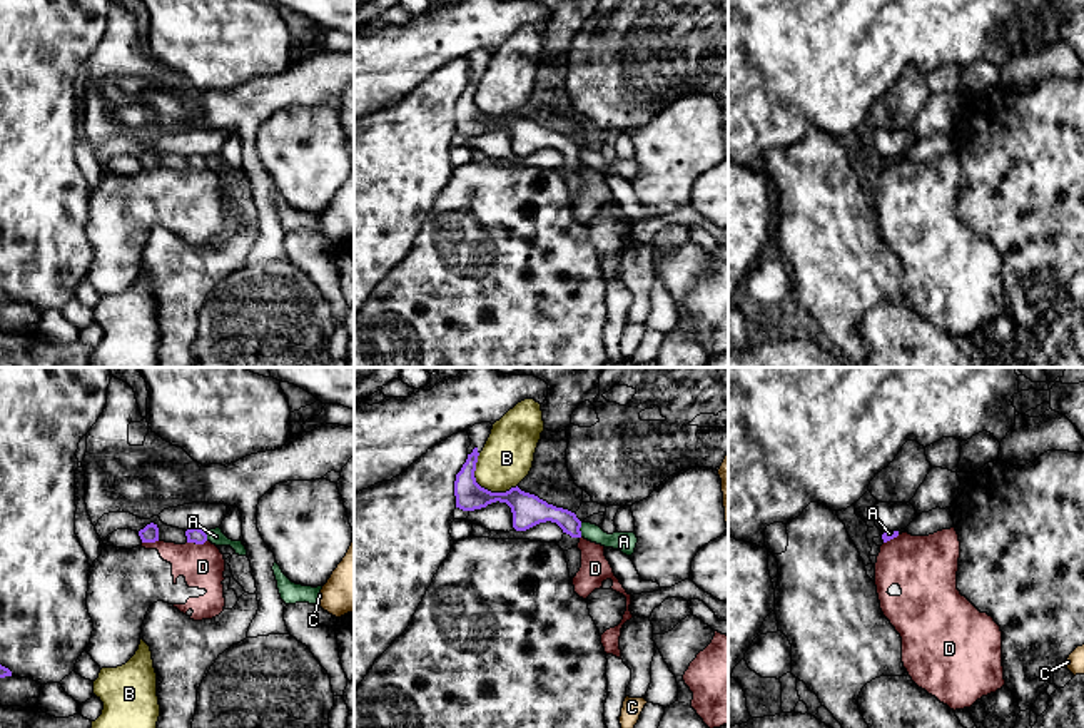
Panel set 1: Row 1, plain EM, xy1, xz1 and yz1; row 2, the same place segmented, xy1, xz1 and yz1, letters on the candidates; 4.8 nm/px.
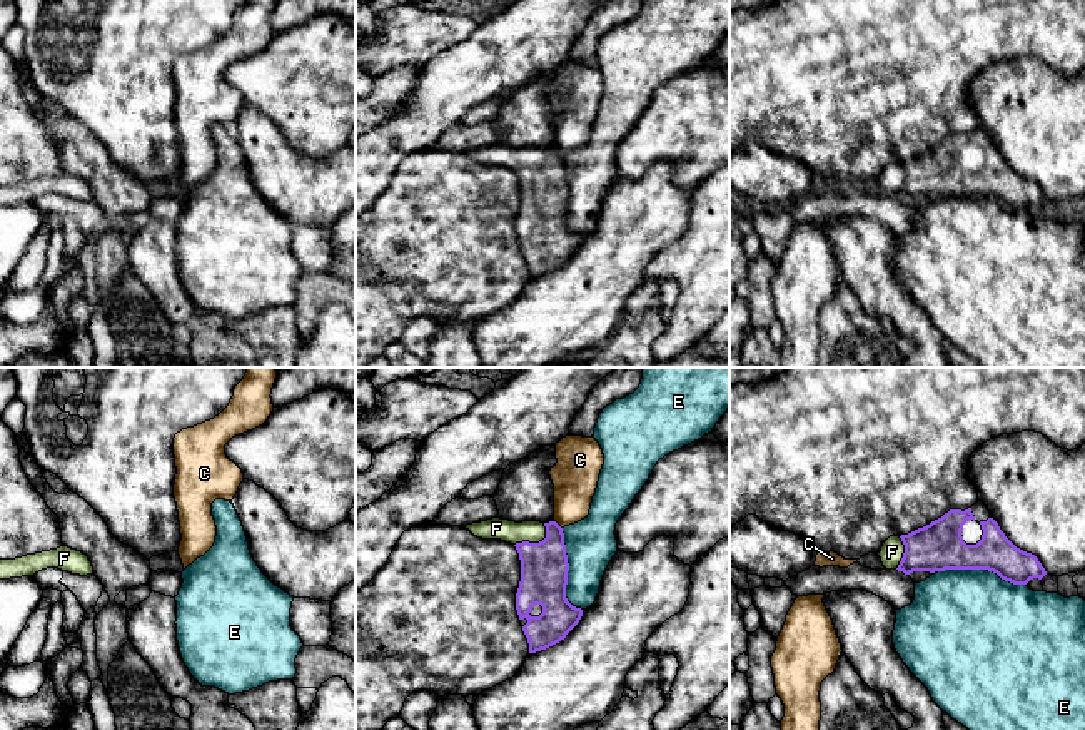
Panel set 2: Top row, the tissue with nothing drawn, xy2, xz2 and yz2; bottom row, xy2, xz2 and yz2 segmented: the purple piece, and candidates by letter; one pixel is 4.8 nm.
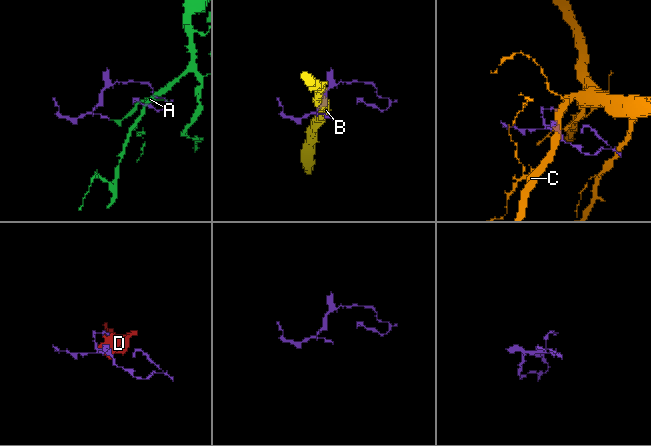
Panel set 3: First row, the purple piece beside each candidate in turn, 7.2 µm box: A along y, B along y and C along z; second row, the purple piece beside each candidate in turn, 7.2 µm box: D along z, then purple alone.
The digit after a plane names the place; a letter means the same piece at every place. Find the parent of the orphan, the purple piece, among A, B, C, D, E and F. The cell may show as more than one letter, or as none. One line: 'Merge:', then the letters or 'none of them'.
Merge: F

